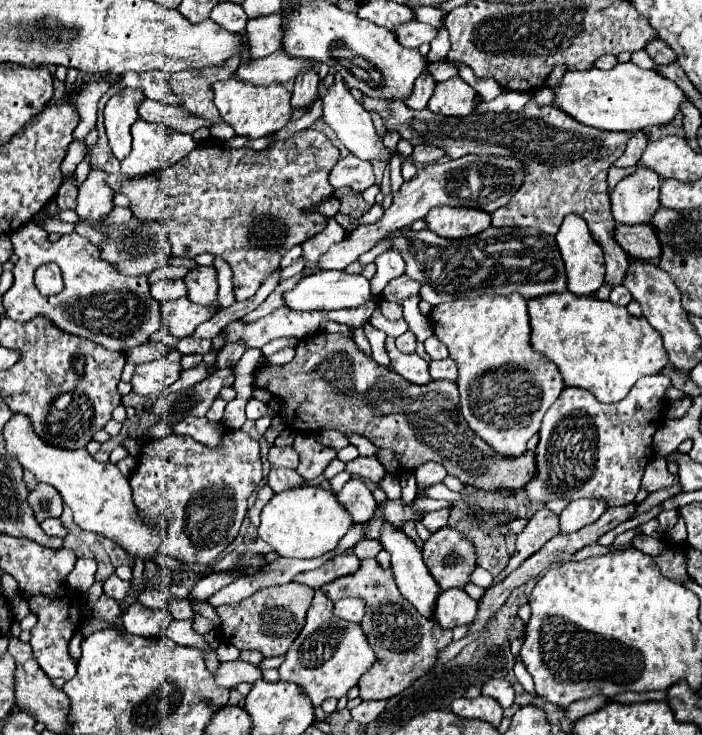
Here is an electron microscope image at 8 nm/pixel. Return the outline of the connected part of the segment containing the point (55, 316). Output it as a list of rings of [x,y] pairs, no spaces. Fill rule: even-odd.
[[[28,222],[10,236],[18,262],[14,264],[14,286],[4,294],[6,314],[18,322],[32,316],[46,316],[58,328],[70,334],[90,338],[108,350],[126,352],[128,348],[146,344],[154,332],[164,328],[160,302],[154,300],[148,274],[126,276],[100,258],[100,250],[80,234],[62,236],[56,244],[48,240],[48,232],[36,222]],[[46,262],[56,262],[64,274],[64,290],[56,296],[42,296],[34,286],[34,272]]]

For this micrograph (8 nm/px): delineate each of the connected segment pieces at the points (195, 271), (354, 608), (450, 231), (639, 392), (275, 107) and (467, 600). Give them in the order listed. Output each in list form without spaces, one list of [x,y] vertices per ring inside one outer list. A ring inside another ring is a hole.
[[[206,266],[190,268],[188,274],[184,276],[184,284],[188,288],[188,298],[194,300],[196,304],[214,304],[216,308],[220,306],[216,298],[218,282],[214,268],[206,268]]]
[[[342,598],[334,604],[334,614],[338,618],[344,618],[344,620],[352,620],[352,622],[360,622],[362,616],[366,612],[366,606],[364,606],[364,600],[358,600],[358,598]]]
[[[440,206],[430,210],[424,220],[442,238],[466,238],[490,228],[490,214],[474,208]]]
[[[654,374],[638,380],[634,388],[628,392],[626,400],[618,404],[598,404],[590,392],[584,388],[564,388],[558,400],[546,412],[542,428],[540,428],[540,442],[536,446],[536,472],[532,480],[524,486],[526,498],[532,504],[546,504],[556,498],[578,500],[578,498],[600,498],[606,500],[608,506],[626,506],[634,502],[644,468],[650,462],[650,448],[652,438],[662,422],[664,412],[664,398],[666,390],[672,386],[672,380],[666,374]]]
[[[230,78],[226,82],[214,82],[210,88],[216,94],[214,96],[214,104],[220,110],[220,116],[240,136],[250,136],[250,138],[268,136],[272,132],[278,132],[290,120],[290,114],[292,114],[290,90],[286,86],[282,86],[282,84],[254,86],[254,84],[248,84],[248,82]]]
[[[450,588],[450,592],[440,592],[432,620],[442,628],[454,628],[474,620],[478,610],[476,600],[472,600],[464,590]]]

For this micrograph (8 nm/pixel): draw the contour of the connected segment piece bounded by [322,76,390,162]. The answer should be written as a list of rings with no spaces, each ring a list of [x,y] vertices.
[[[336,76],[336,82],[330,86],[328,94],[322,98],[322,120],[336,132],[336,136],[342,140],[342,144],[356,154],[362,160],[374,160],[380,158],[384,162],[390,160],[390,152],[384,148],[382,140],[376,136],[376,130],[372,126],[370,114],[362,108],[360,102],[354,100],[354,96],[344,88],[342,80]]]

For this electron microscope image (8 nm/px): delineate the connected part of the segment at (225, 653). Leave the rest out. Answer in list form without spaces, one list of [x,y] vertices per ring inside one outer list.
[[[220,644],[216,648],[216,654],[218,654],[218,660],[220,662],[226,662],[226,660],[236,660],[240,652],[234,646],[230,646],[230,644]]]

